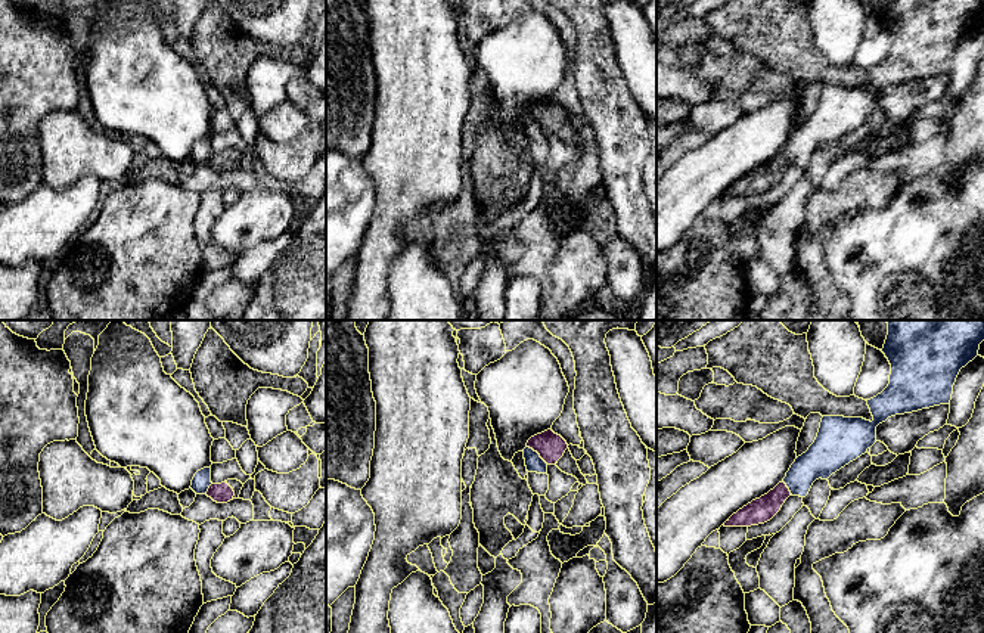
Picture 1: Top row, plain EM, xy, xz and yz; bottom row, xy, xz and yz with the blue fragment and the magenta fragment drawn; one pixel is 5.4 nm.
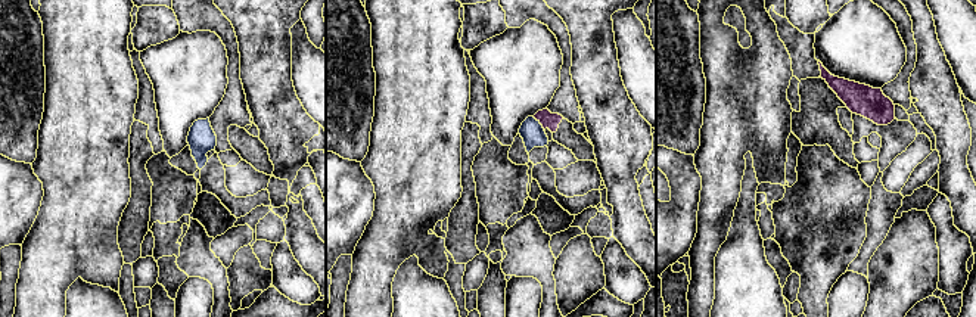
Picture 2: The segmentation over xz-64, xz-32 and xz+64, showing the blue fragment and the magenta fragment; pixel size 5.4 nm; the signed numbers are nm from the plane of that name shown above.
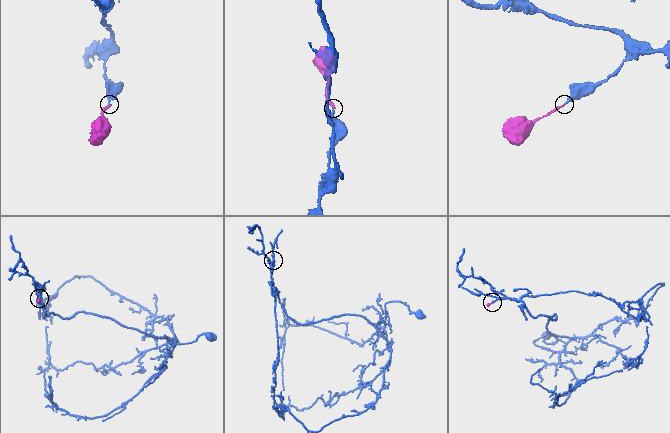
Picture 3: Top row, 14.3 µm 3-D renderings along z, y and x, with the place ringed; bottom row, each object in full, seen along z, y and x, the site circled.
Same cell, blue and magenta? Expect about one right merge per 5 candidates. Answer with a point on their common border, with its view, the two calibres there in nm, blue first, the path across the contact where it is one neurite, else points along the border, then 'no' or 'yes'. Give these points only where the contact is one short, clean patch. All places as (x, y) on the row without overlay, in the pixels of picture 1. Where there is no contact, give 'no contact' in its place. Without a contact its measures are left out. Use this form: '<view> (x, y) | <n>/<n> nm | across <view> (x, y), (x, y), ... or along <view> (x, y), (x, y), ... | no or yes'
xz (537, 123) | 100/150 nm | along xz (527, 115), (548, 133) | no

